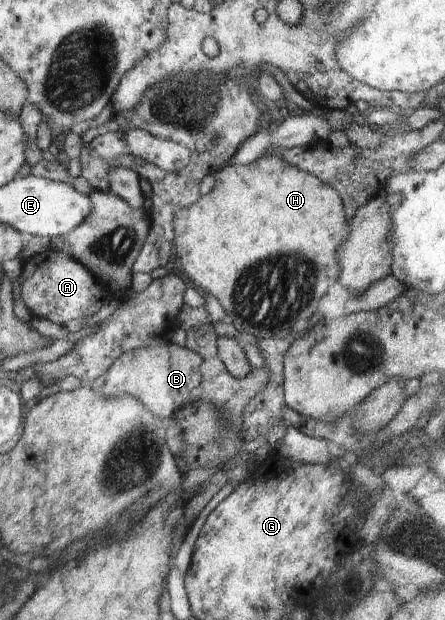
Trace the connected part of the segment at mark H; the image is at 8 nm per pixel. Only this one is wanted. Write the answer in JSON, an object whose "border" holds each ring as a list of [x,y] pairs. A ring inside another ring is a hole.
{"border":[[[267,154],[246,164],[228,164],[212,175],[216,179],[214,190],[192,206],[177,210],[173,218],[173,253],[180,259],[184,278],[202,294],[209,292],[218,298],[227,314],[224,321],[232,322],[240,332],[262,339],[278,330],[306,327],[317,312],[318,302],[341,273],[336,248],[348,238],[350,228],[340,195],[315,174]],[[292,264],[316,268],[316,274],[292,274],[288,270]]]}

